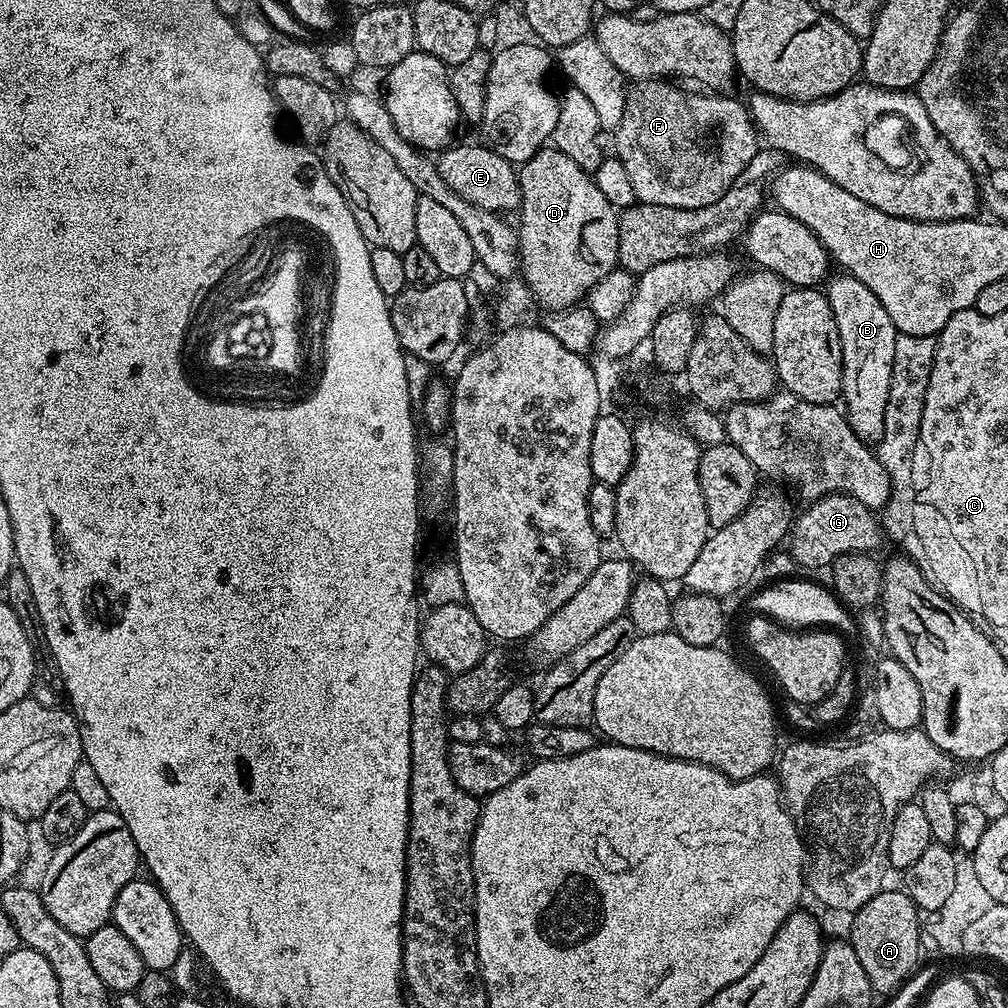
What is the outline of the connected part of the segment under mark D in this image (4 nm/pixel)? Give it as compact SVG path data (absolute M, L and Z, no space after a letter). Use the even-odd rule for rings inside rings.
M545 146L519 165L520 224L518 223L518 272L531 292L531 299L548 312L577 307L592 287L618 264L618 209L606 202L595 179L578 162L566 158L555 146Z

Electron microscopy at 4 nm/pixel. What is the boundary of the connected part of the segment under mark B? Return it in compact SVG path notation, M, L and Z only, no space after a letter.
M833 275L826 287L830 310L834 310L834 322L838 326L838 338L842 342L839 399L844 400L842 411L854 434L862 441L876 442L884 429L886 402L890 396L890 374L894 366L894 342L898 333L894 322L890 322L890 314L886 314L882 302L874 298L867 286L862 286L862 282L853 276L839 275Z

